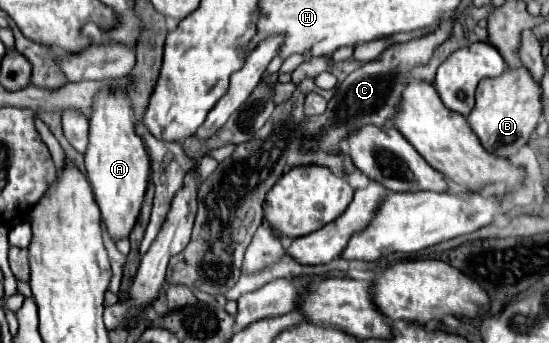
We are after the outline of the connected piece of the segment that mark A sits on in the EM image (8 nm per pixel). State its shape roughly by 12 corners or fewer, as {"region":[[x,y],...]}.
{"region":[[99,92],[85,170],[109,236],[129,238],[149,158],[125,92]]}

